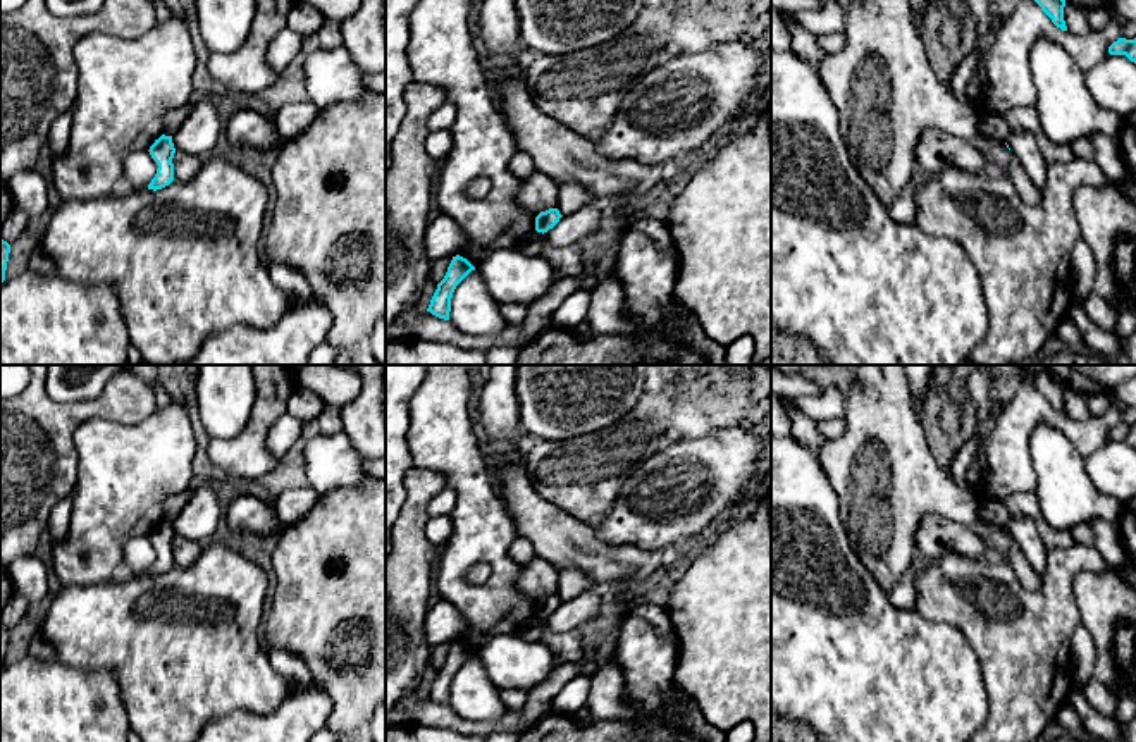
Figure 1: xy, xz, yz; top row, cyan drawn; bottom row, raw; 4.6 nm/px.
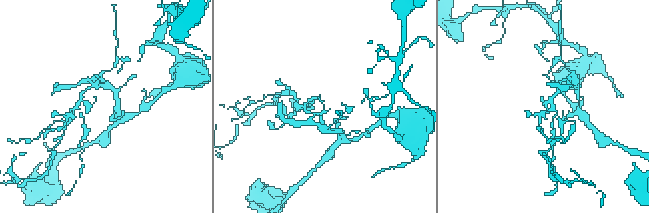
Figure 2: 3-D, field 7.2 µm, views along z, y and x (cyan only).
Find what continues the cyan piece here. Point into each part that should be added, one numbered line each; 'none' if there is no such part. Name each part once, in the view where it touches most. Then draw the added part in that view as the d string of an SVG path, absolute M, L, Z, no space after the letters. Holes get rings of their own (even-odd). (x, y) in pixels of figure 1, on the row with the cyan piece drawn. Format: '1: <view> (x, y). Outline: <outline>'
none

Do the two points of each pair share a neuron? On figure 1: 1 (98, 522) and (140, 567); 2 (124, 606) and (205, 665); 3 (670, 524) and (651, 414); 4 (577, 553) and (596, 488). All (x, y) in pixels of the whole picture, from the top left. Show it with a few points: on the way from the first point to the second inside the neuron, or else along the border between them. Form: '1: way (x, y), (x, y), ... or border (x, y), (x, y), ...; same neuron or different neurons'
1: border (128, 541), (123, 548), (123, 560); different neurons
2: way (140, 629), (183, 644); same neuron
3: border (661, 445), (629, 477); different neurons
4: border (551, 503), (591, 527); different neurons

